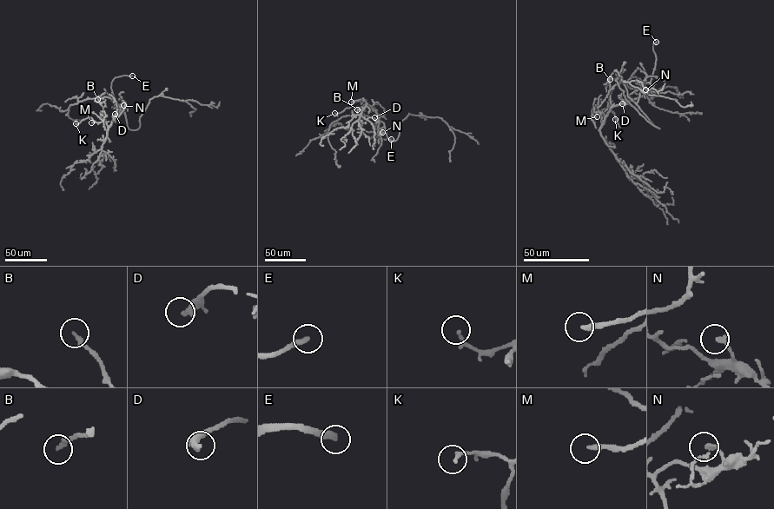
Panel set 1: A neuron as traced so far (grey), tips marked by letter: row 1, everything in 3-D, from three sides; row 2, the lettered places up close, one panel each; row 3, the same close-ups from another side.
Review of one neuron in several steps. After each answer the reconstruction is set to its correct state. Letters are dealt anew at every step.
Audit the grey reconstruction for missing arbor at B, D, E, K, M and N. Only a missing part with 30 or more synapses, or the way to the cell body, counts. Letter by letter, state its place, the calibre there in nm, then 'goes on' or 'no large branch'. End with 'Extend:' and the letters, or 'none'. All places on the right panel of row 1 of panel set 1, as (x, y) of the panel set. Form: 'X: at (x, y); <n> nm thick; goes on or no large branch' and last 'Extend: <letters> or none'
B: at (610, 79); 200 nm thick; no large branch
D: at (622, 103); 340 nm thick; goes on
E: at (656, 42); 320 nm thick; goes on
K: at (615, 119); 160 nm thick; no large branch
M: at (597, 116); 240 nm thick; goes on
N: at (645, 89); 140 nm thick; no large branch
Extend: D, E, M

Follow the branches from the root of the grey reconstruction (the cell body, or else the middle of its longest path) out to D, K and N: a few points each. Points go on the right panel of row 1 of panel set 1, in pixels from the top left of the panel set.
D: (638, 101), (640, 86), (644, 83), (629, 95), (629, 101), (622, 103)
K: (638, 101), (644, 83), (629, 95), (629, 101), (611, 109), (598, 129), (592, 115), (606, 109), (615, 119)
N: (638, 101), (640, 86), (649, 82), (651, 88), (645, 89)

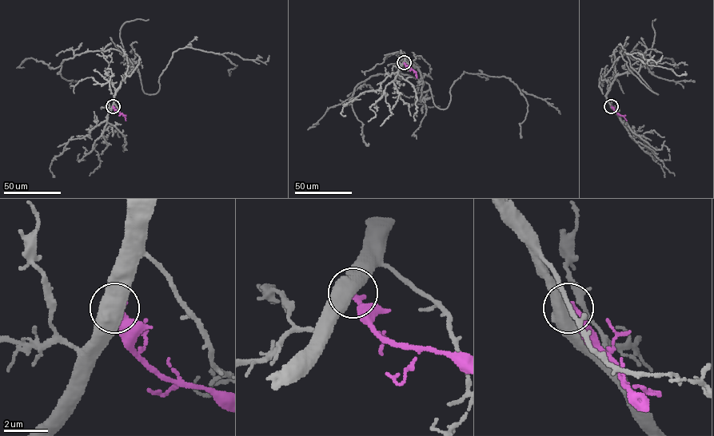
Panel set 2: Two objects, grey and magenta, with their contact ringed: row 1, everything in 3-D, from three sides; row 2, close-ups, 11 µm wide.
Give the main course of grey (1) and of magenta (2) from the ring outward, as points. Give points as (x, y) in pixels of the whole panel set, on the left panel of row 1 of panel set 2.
1: (113, 106), (132, 71), (123, 56), (149, 94), (157, 92), (180, 49), (222, 54), (237, 65), (231, 71)
2: (113, 106), (125, 116), (125, 120)

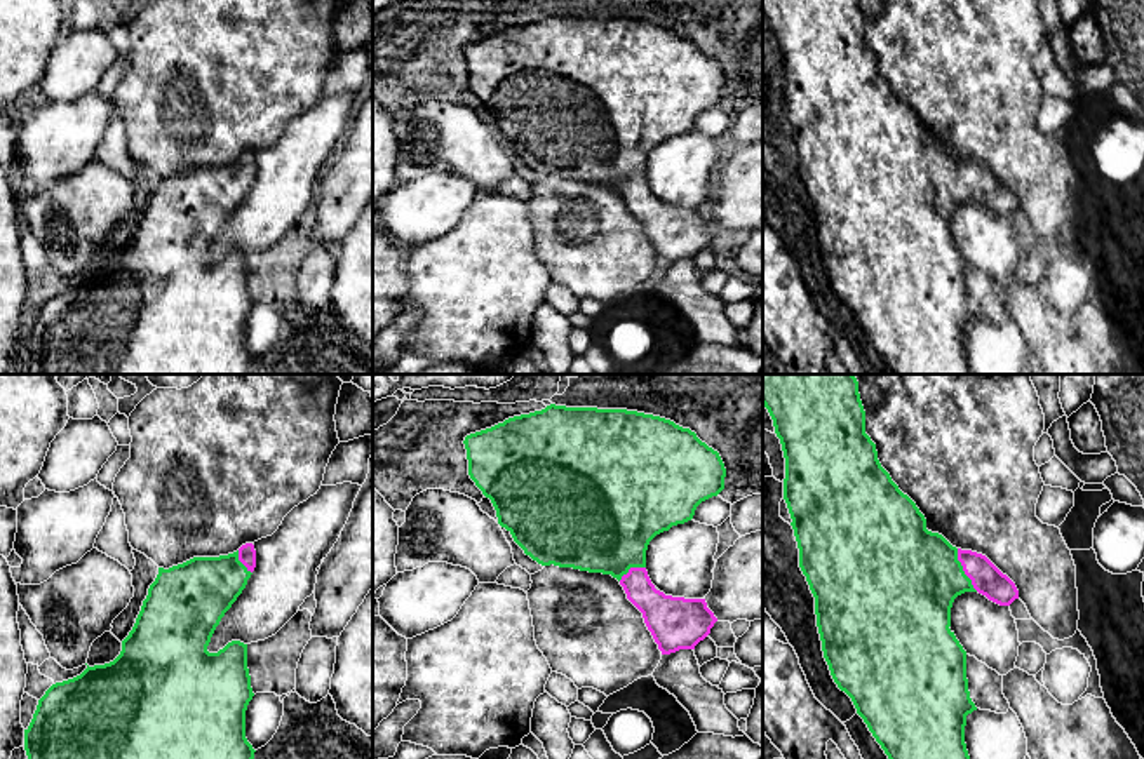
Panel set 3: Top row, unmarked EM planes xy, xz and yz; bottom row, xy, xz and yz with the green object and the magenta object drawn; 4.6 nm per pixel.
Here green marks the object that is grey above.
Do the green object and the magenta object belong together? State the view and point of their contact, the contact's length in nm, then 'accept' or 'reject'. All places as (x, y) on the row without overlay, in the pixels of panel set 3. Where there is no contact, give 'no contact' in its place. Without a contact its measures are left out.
yz (962, 180) | 220 nm | accept

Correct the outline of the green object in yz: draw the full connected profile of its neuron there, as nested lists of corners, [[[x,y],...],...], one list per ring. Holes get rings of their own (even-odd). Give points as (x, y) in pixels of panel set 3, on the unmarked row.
[[[763,0],[763,16],[768,19],[775,44],[785,68],[784,110],[791,124],[791,136],[799,158],[799,178],[815,207],[817,237],[824,268],[838,298],[845,301],[857,324],[881,355],[893,374],[972,374],[965,353],[966,326],[977,320],[970,308],[966,289],[966,261],[951,237],[951,218],[958,205],[979,202],[999,216],[1019,209],[1015,193],[1003,185],[986,165],[952,157],[942,144],[926,139],[926,129],[916,113],[904,104],[878,70],[876,54],[865,44],[865,21],[858,0]]]

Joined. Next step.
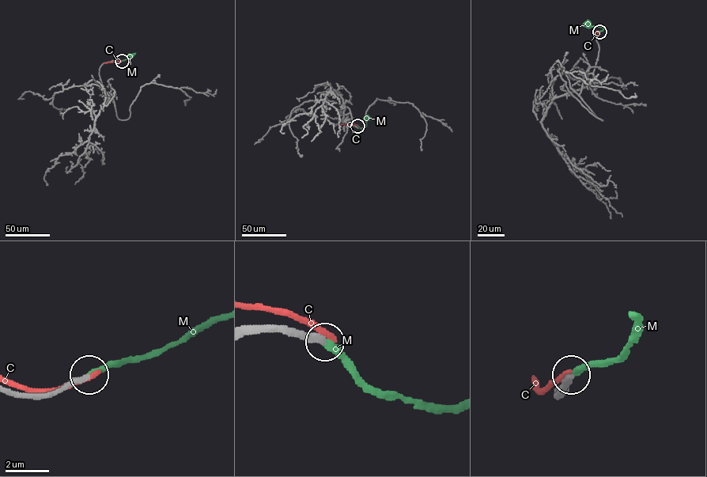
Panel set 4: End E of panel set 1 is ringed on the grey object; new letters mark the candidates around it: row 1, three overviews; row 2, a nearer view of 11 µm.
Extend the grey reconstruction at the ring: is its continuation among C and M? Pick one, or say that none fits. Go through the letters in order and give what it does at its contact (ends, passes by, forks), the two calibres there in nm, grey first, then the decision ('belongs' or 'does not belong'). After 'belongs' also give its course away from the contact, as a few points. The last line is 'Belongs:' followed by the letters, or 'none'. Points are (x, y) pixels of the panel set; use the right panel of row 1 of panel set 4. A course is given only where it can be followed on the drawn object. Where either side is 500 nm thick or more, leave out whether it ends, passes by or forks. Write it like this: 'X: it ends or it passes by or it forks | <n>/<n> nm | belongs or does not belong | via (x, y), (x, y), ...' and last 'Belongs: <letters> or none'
C: it ends | 360/340 nm | does not belong
M: it ends | 320/320 nm | belongs | via (599, 32), (603, 28), (587, 24)
Belongs: M

